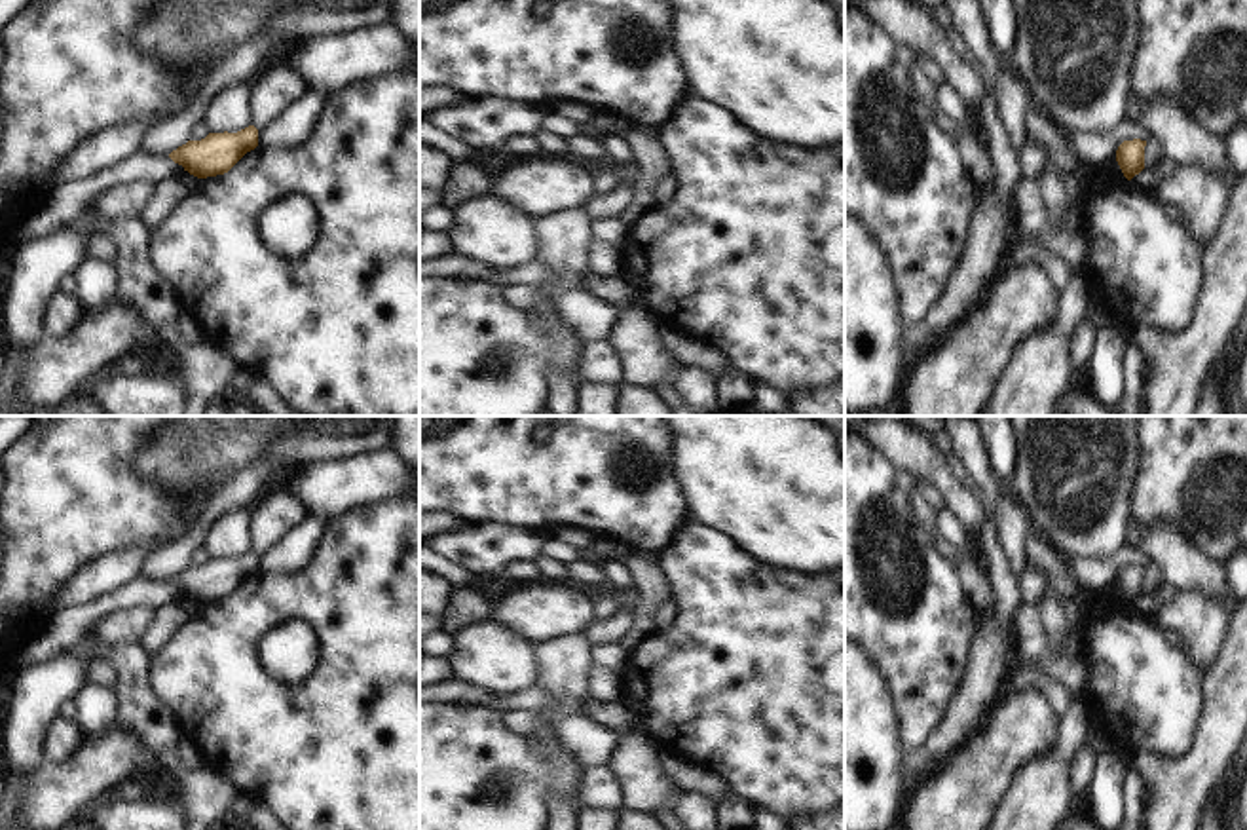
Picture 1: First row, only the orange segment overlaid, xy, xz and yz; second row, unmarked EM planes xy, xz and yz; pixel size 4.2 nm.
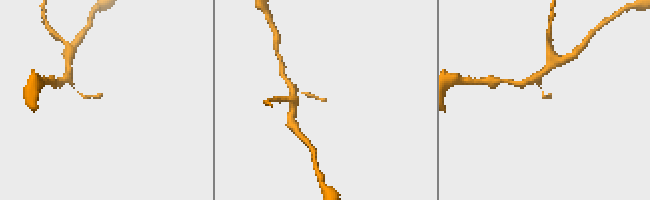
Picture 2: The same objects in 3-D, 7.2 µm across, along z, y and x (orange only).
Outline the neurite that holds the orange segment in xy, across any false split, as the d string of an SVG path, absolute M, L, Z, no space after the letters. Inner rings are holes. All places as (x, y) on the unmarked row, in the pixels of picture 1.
M249 551L237 558L209 558L201 566L188 566L169 579L184 596L197 604L228 598L247 577L258 572L258 555Z

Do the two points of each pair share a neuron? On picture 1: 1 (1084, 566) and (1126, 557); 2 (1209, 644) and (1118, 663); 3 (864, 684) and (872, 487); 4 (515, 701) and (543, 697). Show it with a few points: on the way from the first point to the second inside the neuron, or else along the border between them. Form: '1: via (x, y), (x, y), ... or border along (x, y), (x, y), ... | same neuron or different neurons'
1: via (1094, 566), (1116, 563) | same neuron
2: border along (1179, 650), (1202, 682) | different neurons
3: border along (864, 656), (885, 680), (891, 697) | different neurons
4: via (522, 701), (536, 697) | same neuron

